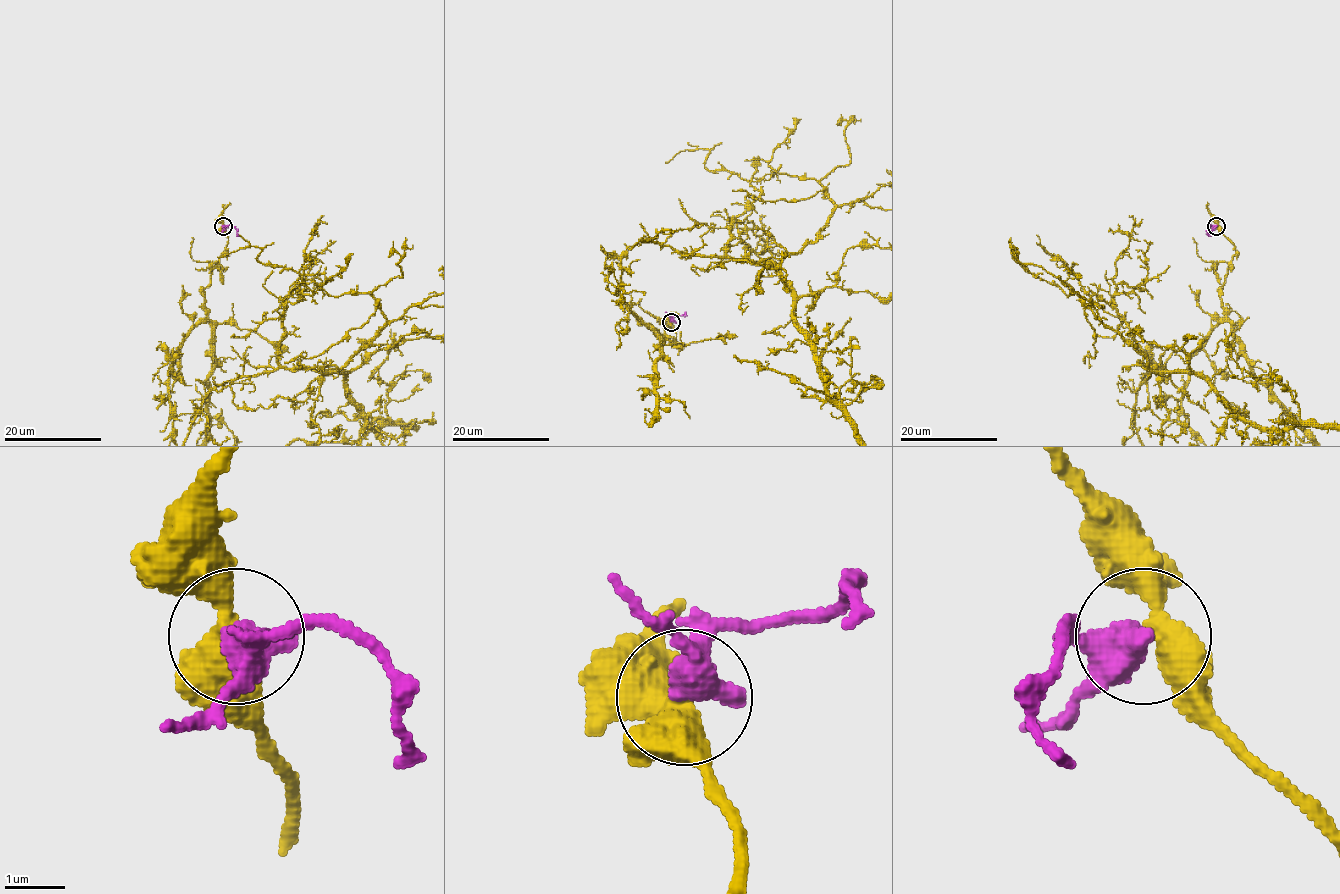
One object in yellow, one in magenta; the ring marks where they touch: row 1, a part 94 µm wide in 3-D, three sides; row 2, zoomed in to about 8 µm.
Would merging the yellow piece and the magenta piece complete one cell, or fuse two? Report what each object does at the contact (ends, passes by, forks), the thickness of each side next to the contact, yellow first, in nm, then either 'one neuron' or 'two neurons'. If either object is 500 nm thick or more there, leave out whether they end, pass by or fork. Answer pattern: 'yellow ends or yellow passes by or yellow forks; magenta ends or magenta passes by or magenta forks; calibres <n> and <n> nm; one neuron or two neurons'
yellow passes by; magenta passes by; calibres 440 and 460 nm; one neuron

